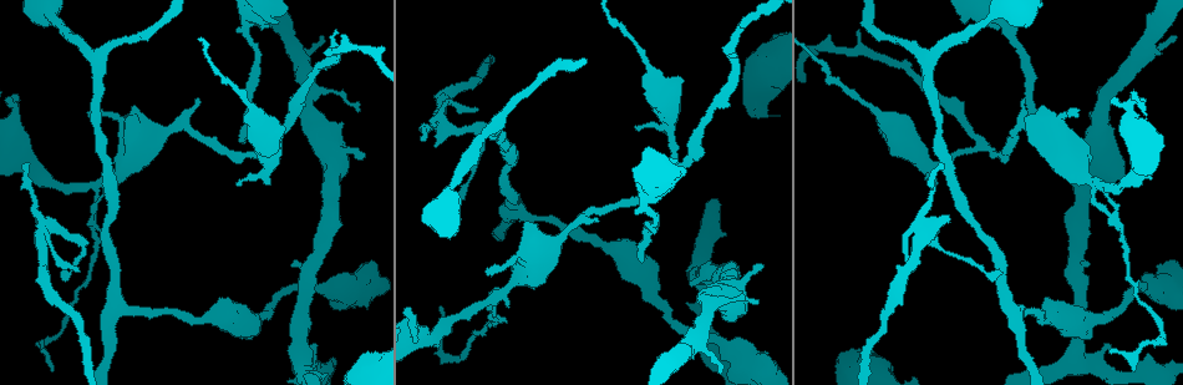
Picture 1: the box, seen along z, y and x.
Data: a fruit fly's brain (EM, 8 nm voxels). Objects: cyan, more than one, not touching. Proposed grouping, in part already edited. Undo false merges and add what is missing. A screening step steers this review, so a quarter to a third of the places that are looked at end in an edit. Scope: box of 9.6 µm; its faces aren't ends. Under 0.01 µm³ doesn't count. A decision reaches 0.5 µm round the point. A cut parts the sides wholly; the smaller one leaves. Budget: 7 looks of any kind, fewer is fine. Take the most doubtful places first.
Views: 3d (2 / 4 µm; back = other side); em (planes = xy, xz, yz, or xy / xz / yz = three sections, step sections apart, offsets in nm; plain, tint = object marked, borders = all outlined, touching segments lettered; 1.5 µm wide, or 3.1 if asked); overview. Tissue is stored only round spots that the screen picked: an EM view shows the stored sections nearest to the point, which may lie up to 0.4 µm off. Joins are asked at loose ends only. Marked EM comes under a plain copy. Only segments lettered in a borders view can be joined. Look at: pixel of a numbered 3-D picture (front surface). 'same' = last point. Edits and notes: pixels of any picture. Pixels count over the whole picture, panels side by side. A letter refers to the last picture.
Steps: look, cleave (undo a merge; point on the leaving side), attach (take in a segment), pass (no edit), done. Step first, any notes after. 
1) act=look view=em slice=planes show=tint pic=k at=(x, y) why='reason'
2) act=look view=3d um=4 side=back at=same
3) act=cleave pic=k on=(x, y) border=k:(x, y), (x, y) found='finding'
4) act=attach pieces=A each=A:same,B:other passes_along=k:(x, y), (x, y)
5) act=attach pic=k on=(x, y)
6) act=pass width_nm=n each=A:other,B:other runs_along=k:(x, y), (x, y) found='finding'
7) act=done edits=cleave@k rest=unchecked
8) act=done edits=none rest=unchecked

act=look view=em slice=yz step=8 show=borders pic=1 at=(643, 261) why='end of a long branch'

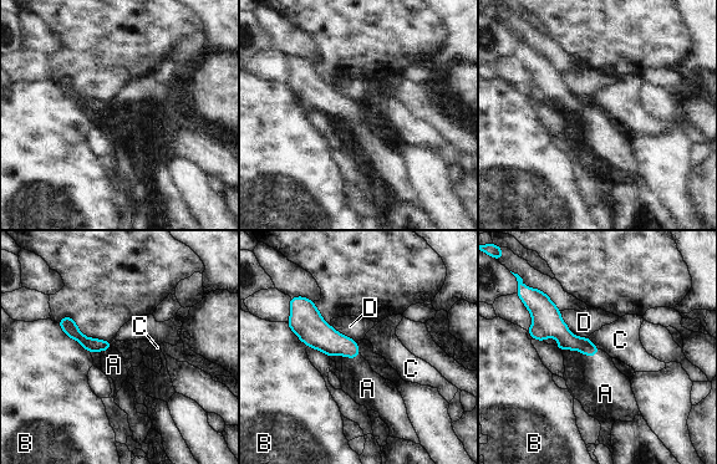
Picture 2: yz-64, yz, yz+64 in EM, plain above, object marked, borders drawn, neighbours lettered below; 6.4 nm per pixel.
act=attach pieces=A longest_contact=B:300nm each=A:same,B:other,C:other,D:other found='it goes on there'

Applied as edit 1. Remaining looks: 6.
act=look view=em slice=planes show=tint pic=1 at=(1121, 237) why='a narrow waist'

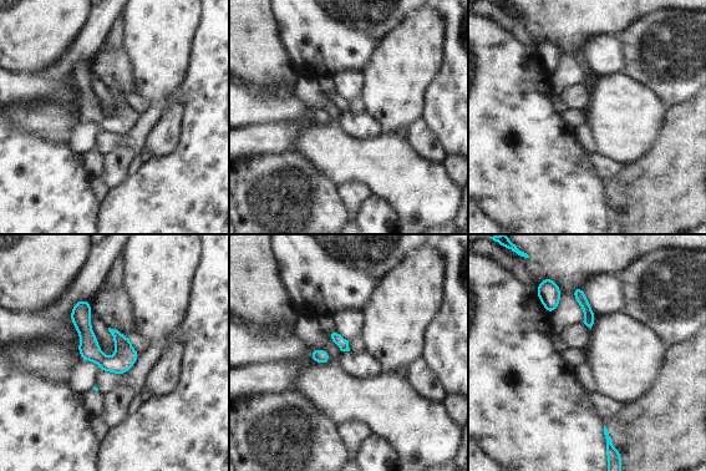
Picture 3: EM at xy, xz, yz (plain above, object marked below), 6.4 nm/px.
act=look view=em slice=planes show=borders at=same

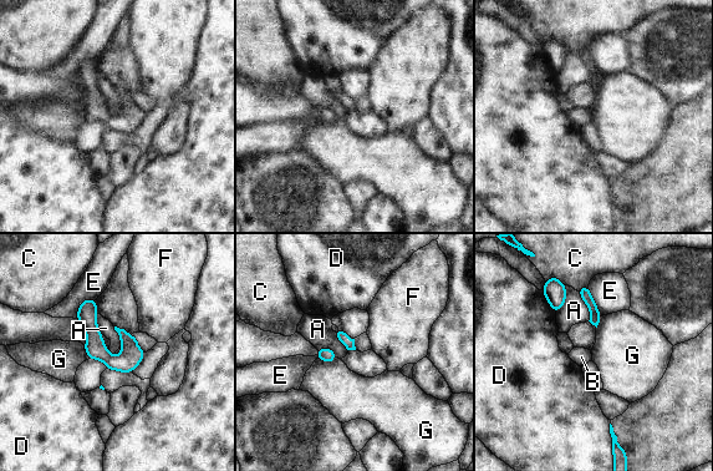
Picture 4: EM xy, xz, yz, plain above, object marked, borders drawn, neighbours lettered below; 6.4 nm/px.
act=pass width_nm=150 each=A:other,B:other,C:other,D:other,E:other,F:other,G:other border=4:(577, 292), (589, 310), (589, 320) found='continuous, no second neuron'

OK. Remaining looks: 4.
act=look view=overview why='redraw'

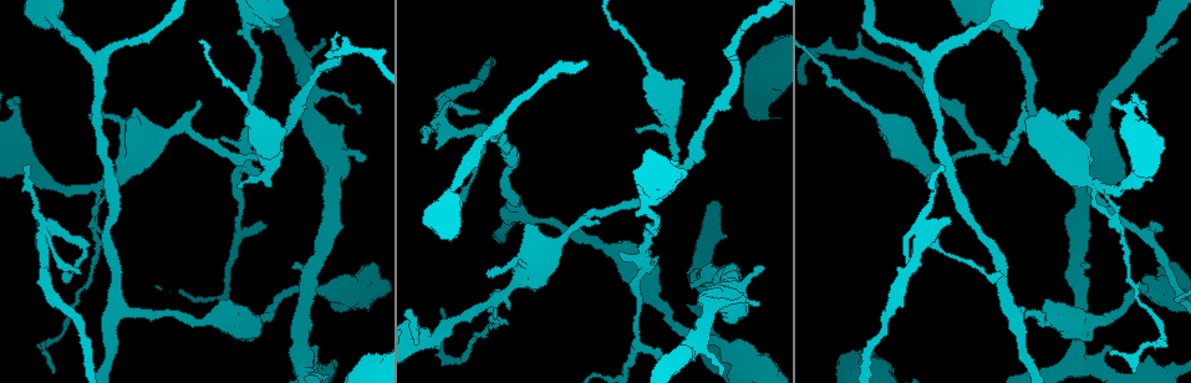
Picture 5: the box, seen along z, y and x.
act=look view=em slice=planes show=tint pic=5 at=(494, 124) why='three-way junction'

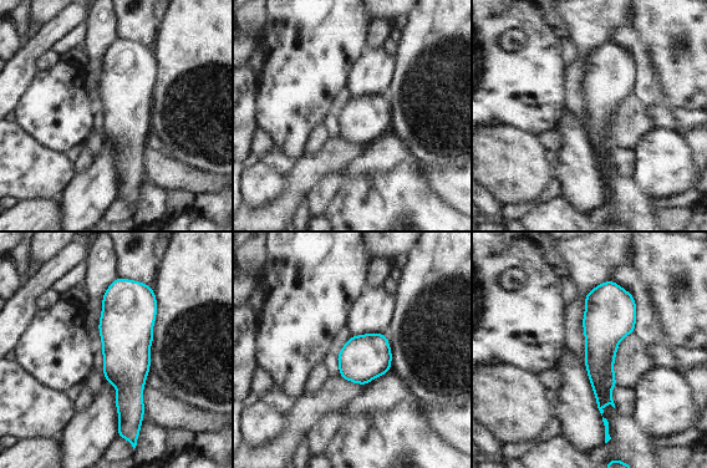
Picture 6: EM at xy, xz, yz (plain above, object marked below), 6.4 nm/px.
act=look view=em slice=planes show=borders at=same why='what lies round it'

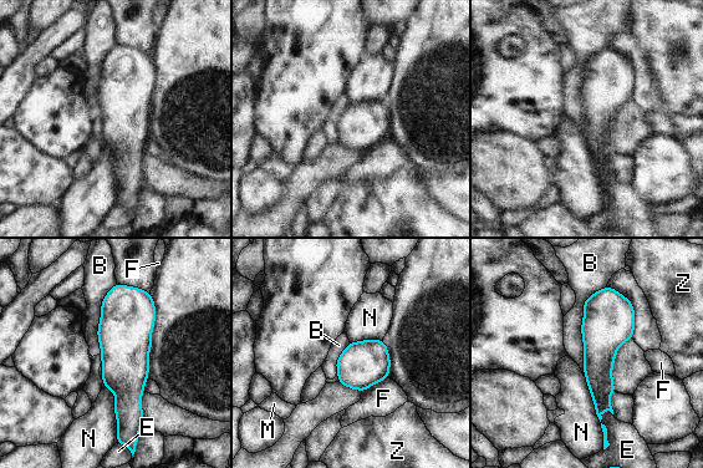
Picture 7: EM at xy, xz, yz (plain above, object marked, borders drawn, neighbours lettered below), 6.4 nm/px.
act=pass width_nm=300 each=B:other,E:other,F:other,M:other,N:other,Z:other found='one neuron here'

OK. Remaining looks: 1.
act=done edits=attach@2 rest=unchecked

